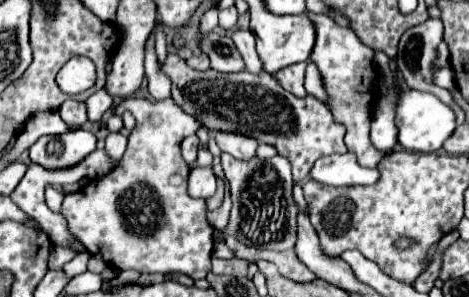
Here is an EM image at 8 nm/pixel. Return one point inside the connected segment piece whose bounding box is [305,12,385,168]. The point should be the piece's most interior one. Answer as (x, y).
(347, 66)

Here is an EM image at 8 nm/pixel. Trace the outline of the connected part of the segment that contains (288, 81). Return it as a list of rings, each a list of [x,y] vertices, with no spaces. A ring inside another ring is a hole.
[[[301,62],[301,64],[293,64],[293,66],[287,66],[283,68],[279,74],[275,74],[275,78],[279,80],[279,84],[289,90],[291,94],[295,96],[305,96],[305,88],[303,88],[303,82],[305,82],[305,68],[307,68],[307,62]]]

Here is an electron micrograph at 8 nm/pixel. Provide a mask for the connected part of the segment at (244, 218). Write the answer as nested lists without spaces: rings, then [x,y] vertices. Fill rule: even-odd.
[[[221,154],[221,166],[225,170],[225,176],[231,186],[231,200],[233,208],[229,214],[229,224],[219,232],[219,236],[225,240],[227,236],[235,236],[239,242],[247,246],[267,248],[267,250],[287,250],[295,246],[297,240],[297,206],[293,200],[293,176],[291,176],[291,164],[289,160],[283,160],[283,156],[273,156],[267,160],[251,158],[251,160],[235,160],[231,154]]]

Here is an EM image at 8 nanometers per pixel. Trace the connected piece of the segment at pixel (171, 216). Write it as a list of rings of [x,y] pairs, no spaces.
[[[127,98],[121,100],[113,114],[129,110],[135,116],[135,128],[129,136],[129,146],[119,160],[119,164],[103,178],[91,180],[79,192],[67,194],[63,200],[61,214],[69,222],[71,234],[87,248],[89,254],[99,254],[105,264],[119,270],[137,270],[137,272],[159,272],[171,274],[181,272],[193,280],[205,278],[211,270],[211,252],[213,252],[213,226],[207,222],[205,200],[195,200],[187,194],[187,176],[189,166],[179,152],[179,144],[185,136],[195,134],[203,124],[195,116],[183,112],[175,100],[165,98],[151,102],[147,98]]]

